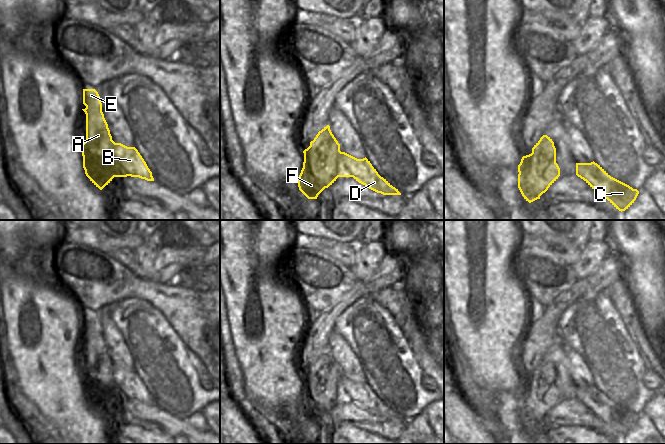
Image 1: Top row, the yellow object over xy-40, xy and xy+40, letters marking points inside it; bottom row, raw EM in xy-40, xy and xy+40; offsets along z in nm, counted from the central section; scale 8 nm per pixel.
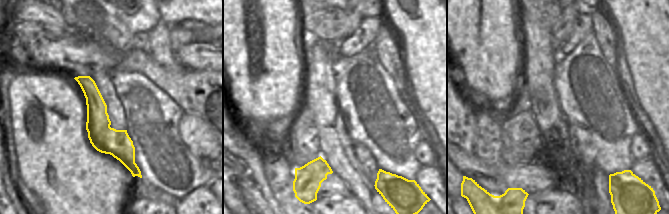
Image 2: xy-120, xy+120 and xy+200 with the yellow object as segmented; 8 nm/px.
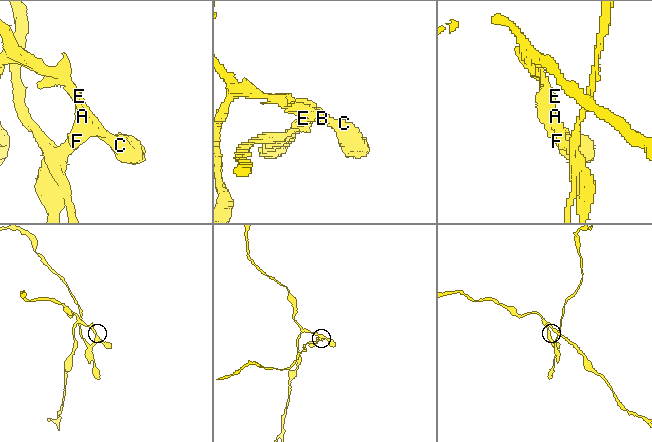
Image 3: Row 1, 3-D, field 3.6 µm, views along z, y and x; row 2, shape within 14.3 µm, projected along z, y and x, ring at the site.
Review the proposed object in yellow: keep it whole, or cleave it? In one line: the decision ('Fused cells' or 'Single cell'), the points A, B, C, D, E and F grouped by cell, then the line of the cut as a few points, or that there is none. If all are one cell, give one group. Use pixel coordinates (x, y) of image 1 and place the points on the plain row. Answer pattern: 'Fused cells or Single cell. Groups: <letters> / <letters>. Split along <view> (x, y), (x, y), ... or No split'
Fused cells. Groups: A B C D E / F. Split along xy (304, 376), (316, 376), (325, 386), (336, 385), (338, 400)

